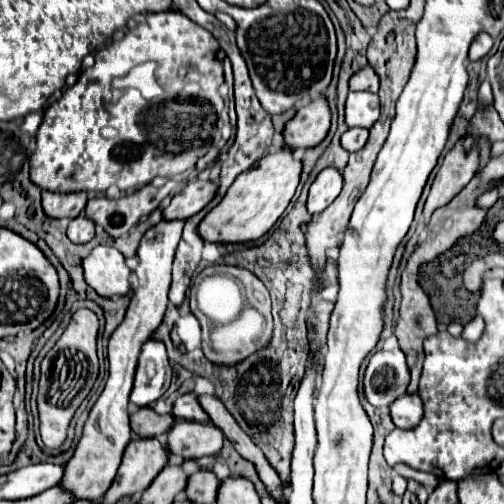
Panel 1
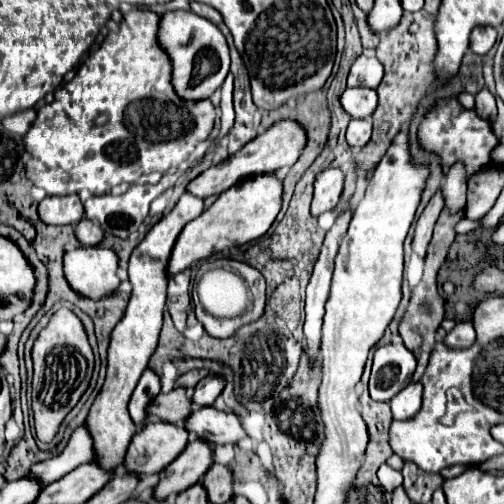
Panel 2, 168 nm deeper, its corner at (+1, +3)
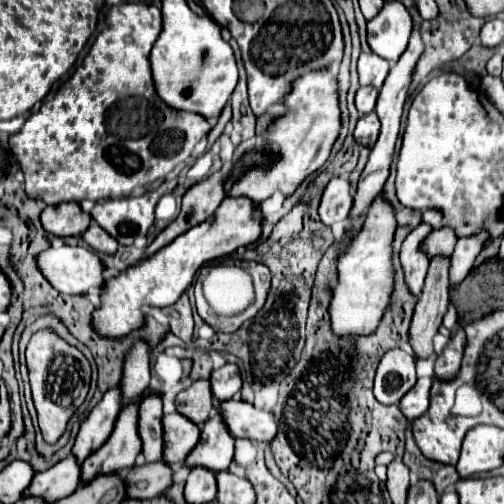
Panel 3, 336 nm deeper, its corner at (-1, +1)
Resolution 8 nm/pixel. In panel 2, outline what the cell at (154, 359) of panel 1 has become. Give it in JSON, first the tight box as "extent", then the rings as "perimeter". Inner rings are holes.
{"extent":[130,368,160,422],"perimeter":[[[146,368],[142,378],[138,380],[138,386],[134,388],[132,392],[132,398],[130,398],[130,416],[134,422],[140,422],[146,418],[146,406],[152,398],[156,398],[160,394],[160,376],[152,370],[152,368]]]}

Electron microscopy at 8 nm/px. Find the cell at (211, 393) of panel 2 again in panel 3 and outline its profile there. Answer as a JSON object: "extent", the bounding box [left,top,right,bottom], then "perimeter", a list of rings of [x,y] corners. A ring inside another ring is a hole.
{"extent":[212,364,242,400],"perimeter":[[[226,364],[212,372],[212,394],[220,400],[230,400],[242,388],[242,376],[236,364]]]}

